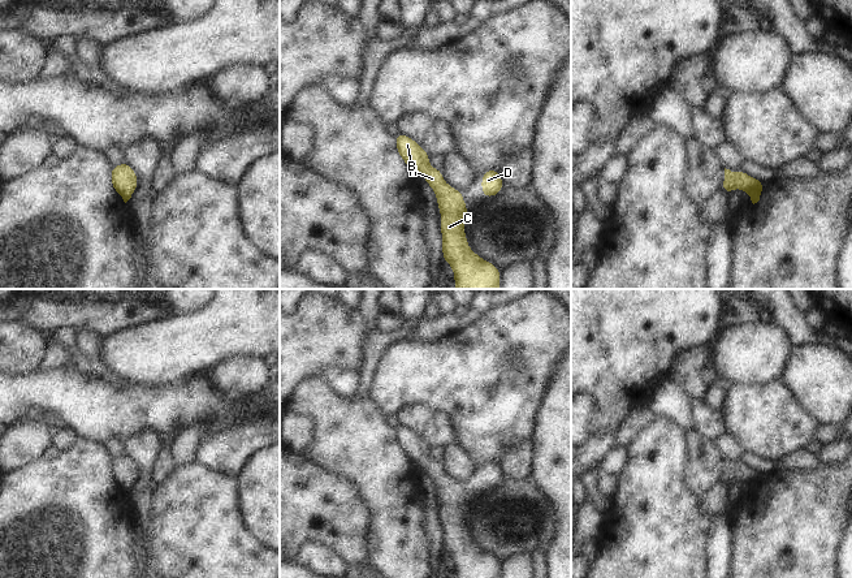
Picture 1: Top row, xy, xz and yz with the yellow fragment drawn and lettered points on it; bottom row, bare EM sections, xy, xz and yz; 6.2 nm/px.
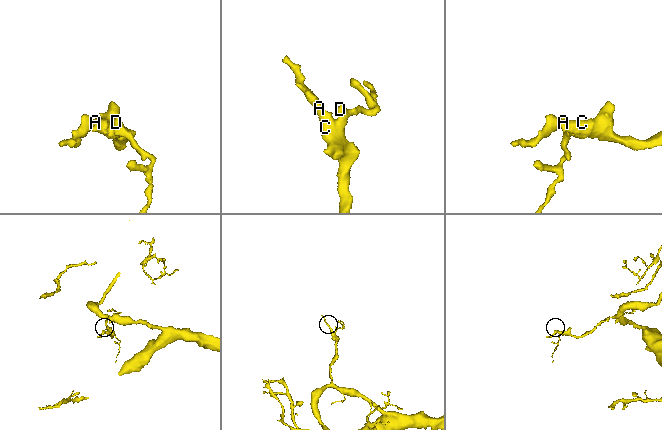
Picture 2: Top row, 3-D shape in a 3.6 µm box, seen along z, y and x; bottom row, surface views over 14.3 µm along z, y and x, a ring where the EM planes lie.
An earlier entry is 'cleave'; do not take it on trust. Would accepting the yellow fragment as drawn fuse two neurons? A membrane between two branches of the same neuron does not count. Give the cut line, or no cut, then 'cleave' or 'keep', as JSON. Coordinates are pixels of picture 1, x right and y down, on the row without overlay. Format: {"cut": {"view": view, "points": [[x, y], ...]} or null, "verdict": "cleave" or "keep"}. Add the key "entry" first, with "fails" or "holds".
{"entry": "fails", "cut": null, "verdict": "keep"}

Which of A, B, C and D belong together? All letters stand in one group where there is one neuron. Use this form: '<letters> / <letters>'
A B C D

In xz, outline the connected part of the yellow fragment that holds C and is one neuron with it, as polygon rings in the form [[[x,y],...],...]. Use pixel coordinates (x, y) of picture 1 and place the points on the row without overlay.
[[[401,424],[395,426],[395,440],[406,457],[423,467],[436,486],[441,506],[442,552],[446,552],[453,560],[455,578],[499,578],[501,561],[479,548],[468,538],[464,523],[468,497],[463,492],[463,483],[445,474],[442,462],[433,460],[428,454],[431,447],[408,427]]]

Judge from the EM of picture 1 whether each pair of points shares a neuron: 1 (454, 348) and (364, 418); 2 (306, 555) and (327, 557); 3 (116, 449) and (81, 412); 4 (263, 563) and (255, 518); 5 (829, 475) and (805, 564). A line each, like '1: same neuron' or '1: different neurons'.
1: different neurons
2: same neuron
3: different neurons
4: different neurons
5: same neuron

